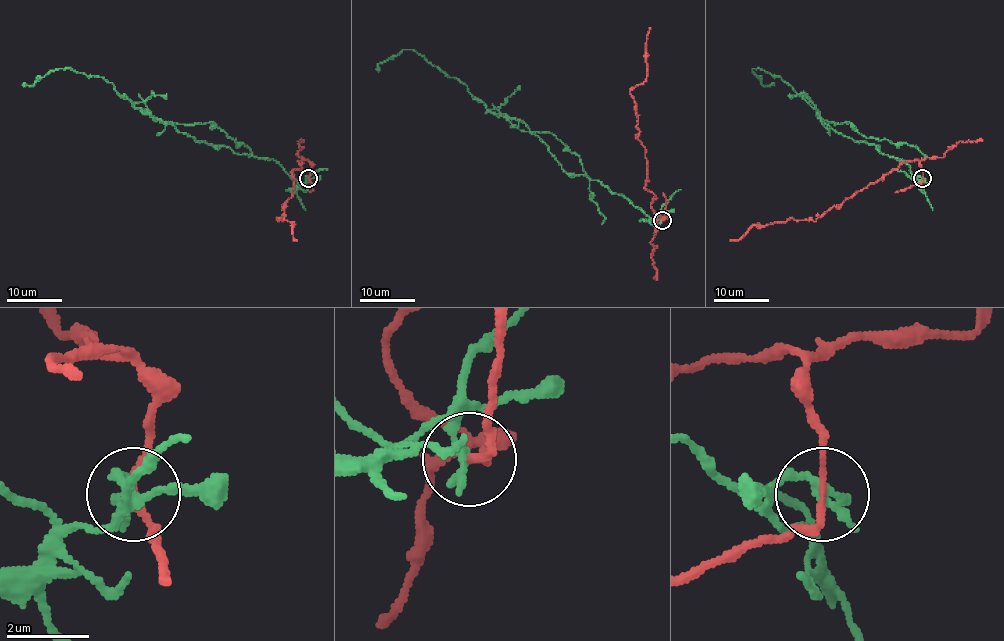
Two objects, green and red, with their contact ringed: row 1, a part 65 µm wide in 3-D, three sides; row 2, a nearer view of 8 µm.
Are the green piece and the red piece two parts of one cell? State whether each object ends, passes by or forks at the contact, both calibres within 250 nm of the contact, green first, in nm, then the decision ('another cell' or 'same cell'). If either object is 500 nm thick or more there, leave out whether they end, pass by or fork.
green passes by; red passes by; calibres 200 and 140 nm; another cell

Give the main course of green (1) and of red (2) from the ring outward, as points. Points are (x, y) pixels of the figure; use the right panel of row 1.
1: (923, 178), (914, 180), (920, 181), (900, 159), (827, 125), (780, 77), (752, 70), (763, 85), (774, 82)
2: (923, 178), (920, 161), (905, 161), (814, 221), (788, 218), (752, 225), (738, 239), (730, 241)

